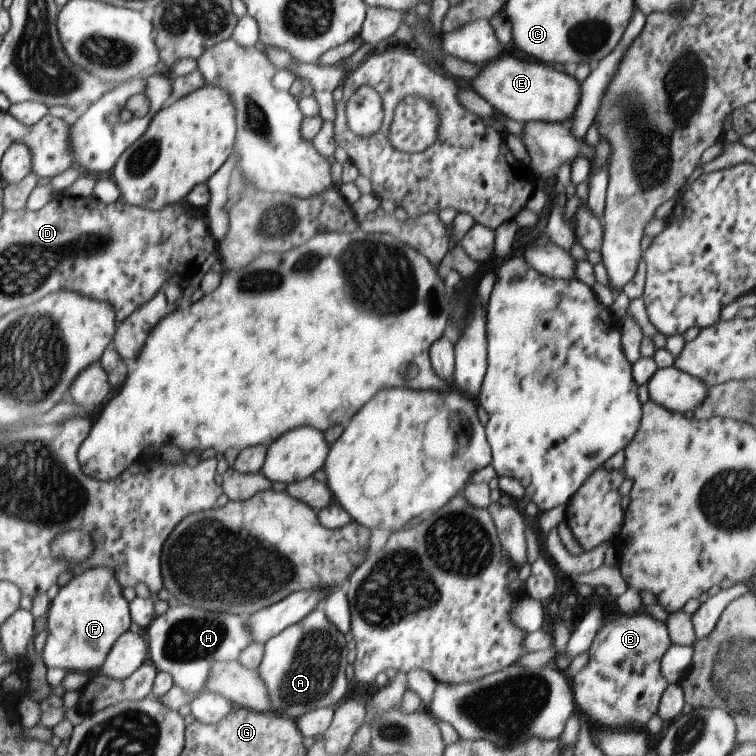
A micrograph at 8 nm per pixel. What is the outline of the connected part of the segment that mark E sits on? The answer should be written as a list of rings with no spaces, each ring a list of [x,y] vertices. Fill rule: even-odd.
[[[512,55],[499,56],[495,61],[487,65],[480,66],[482,70],[473,81],[467,82],[476,94],[479,94],[484,102],[487,102],[499,115],[505,116],[517,123],[527,124],[533,120],[539,122],[567,122],[573,118],[573,112],[580,106],[580,96],[583,91],[580,83],[575,80],[574,76],[568,76],[559,70],[553,70],[551,65],[545,65],[538,62],[523,62],[513,58]]]

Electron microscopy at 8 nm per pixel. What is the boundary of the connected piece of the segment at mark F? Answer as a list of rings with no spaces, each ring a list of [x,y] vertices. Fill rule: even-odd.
[[[93,568],[75,576],[52,600],[48,614],[47,638],[41,658],[46,667],[94,675],[108,660],[113,646],[133,624],[131,605],[125,599],[115,571]]]

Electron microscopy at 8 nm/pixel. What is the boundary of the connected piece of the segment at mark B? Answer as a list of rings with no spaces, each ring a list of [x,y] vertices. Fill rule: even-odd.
[[[641,611],[636,614],[619,616],[619,618],[605,623],[597,632],[591,642],[586,664],[578,674],[569,679],[574,706],[590,727],[628,729],[633,724],[642,729],[652,719],[657,710],[657,702],[669,684],[660,672],[661,658],[671,644],[665,626],[666,624],[657,622],[655,618]]]

